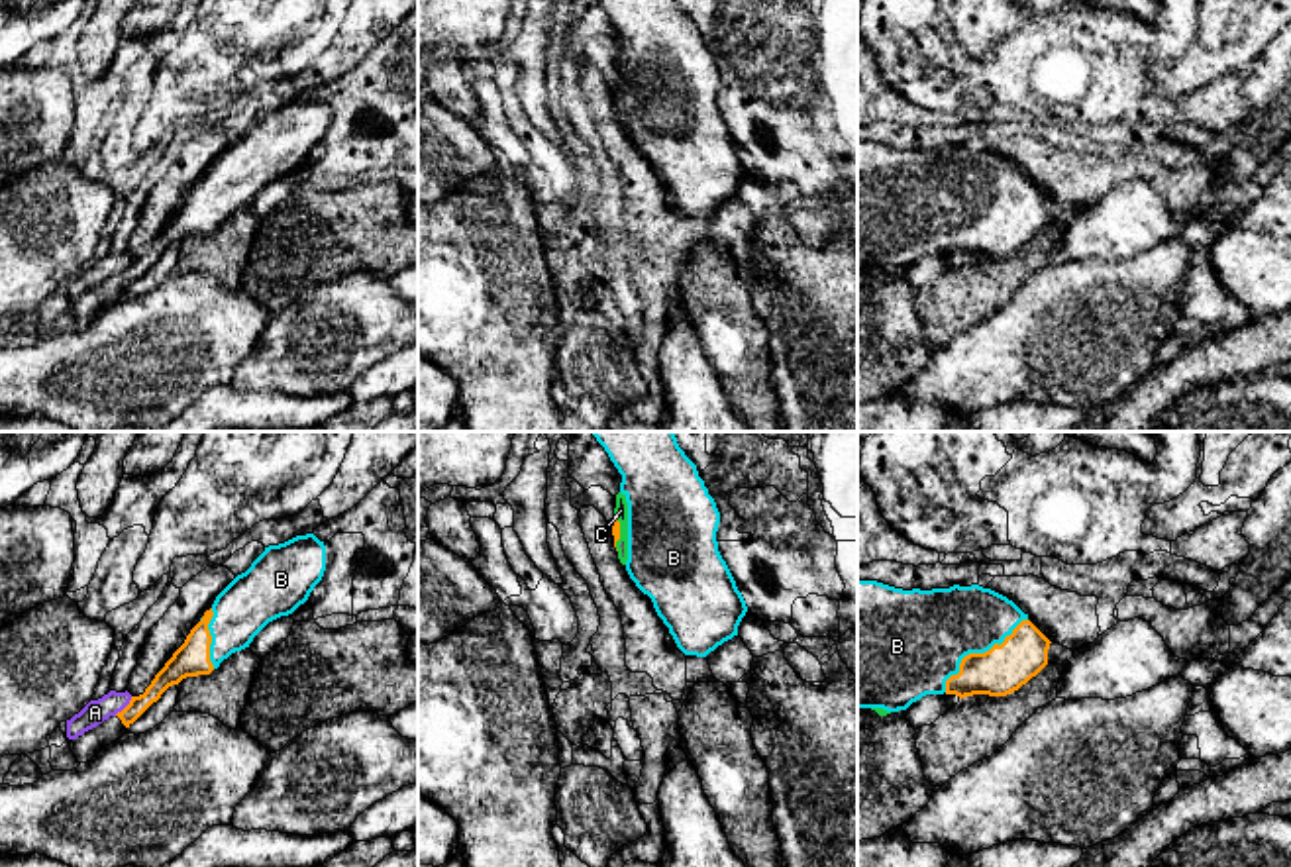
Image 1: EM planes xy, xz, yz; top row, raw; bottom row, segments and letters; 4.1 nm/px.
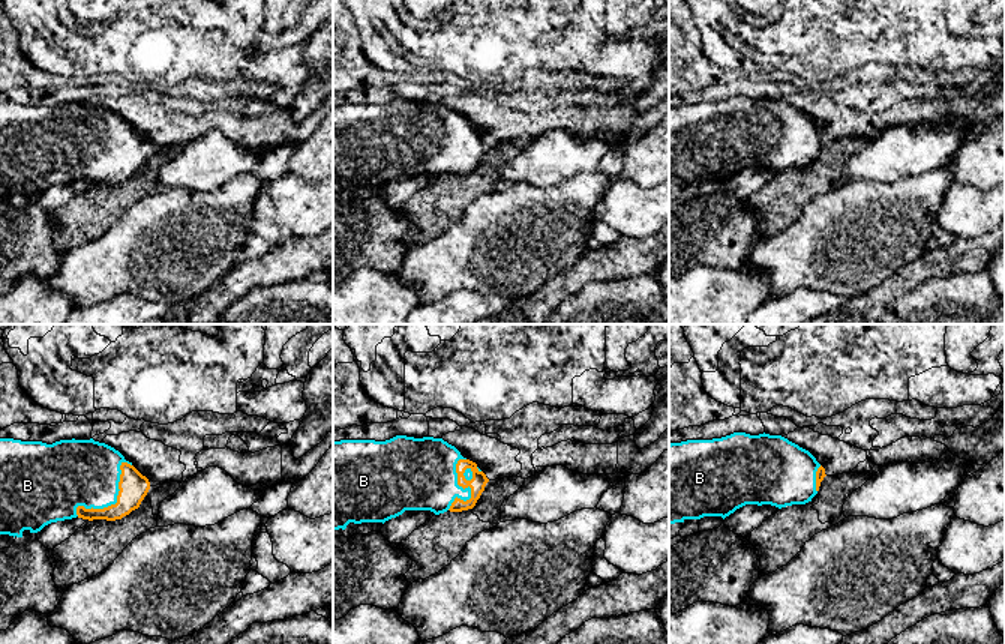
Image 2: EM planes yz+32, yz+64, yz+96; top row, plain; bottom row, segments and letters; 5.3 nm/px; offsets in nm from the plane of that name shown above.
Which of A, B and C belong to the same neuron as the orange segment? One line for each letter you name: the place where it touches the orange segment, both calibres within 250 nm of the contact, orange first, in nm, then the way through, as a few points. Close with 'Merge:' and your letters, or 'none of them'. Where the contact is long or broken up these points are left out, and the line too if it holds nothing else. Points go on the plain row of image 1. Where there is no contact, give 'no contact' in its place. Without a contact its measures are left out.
B: contact yz (978, 214); calibres 200 and 400 nm
C: contact xz (619, 95); calibres 30 and 60 nm
Merge: B, C

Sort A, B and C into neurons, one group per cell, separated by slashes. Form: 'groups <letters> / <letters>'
groups A / B C

